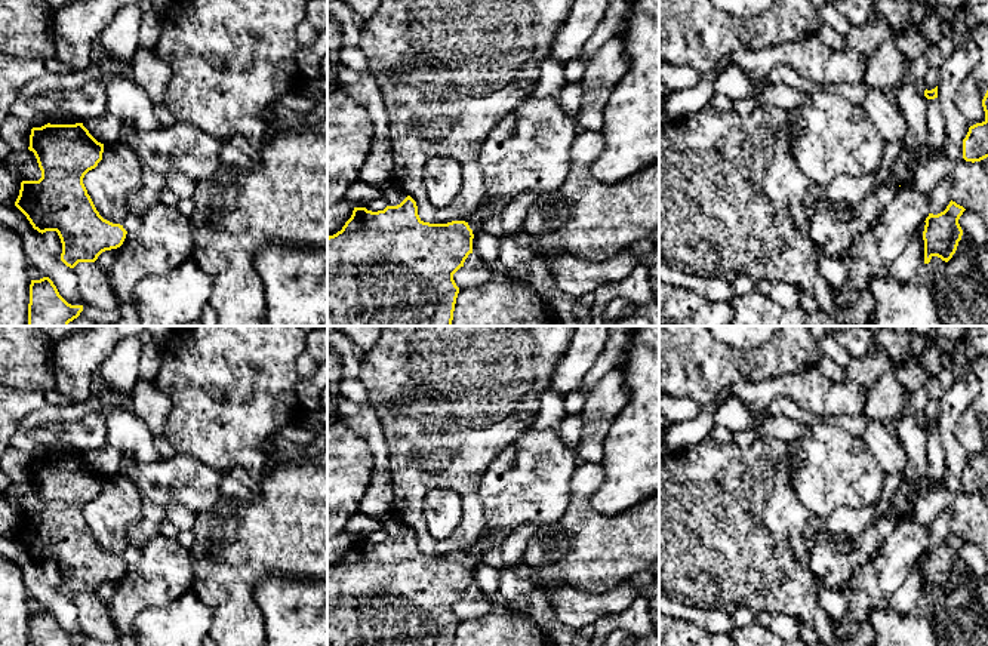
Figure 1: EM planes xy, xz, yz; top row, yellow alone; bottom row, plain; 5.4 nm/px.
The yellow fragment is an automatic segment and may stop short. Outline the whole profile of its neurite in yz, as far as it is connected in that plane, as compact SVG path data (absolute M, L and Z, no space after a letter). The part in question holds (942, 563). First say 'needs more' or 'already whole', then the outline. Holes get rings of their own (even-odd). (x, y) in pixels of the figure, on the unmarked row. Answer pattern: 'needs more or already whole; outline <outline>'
already whole; outline M951 532L944 544L929 545L923 563L924 596L929 596L933 588L945 594L952 590L963 567L958 551L964 542L963 538Z

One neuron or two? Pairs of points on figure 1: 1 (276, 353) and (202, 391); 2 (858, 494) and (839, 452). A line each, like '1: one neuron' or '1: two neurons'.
1: one neuron
2: one neuron

